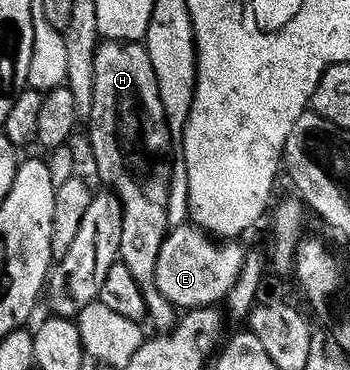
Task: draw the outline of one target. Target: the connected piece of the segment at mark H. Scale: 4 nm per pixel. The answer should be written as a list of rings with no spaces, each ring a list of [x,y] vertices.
[[[105,41],[98,44],[97,58],[95,59],[95,99],[93,100],[93,116],[91,118],[93,124],[93,161],[97,164],[97,173],[106,181],[108,188],[116,193],[118,199],[121,201],[121,206],[125,212],[125,219],[123,223],[123,243],[121,244],[120,260],[127,267],[127,271],[131,271],[131,275],[135,275],[135,281],[143,291],[144,299],[147,302],[149,311],[148,320],[153,321],[153,325],[157,328],[158,334],[164,335],[172,332],[176,328],[179,320],[179,313],[176,307],[159,293],[156,287],[156,267],[159,261],[160,249],[164,245],[164,241],[169,237],[171,226],[169,224],[169,200],[171,199],[171,183],[173,182],[173,162],[175,154],[173,154],[173,137],[175,137],[174,130],[169,127],[169,117],[165,114],[165,99],[163,90],[157,76],[155,75],[155,67],[151,63],[151,55],[148,48],[144,44],[134,43],[132,41]]]

